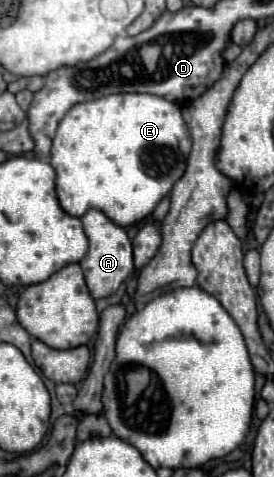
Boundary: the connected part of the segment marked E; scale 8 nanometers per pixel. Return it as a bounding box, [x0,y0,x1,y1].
[51,94,191,226]

